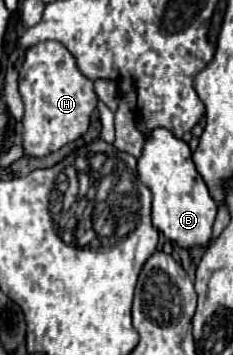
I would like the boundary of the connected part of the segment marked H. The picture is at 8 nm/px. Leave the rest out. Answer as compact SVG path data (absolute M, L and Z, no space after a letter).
M43 41L25 51L19 69L19 95L25 109L21 147L29 157L45 157L83 137L89 129L89 117L97 107L93 81L79 71L75 57L59 41Z

